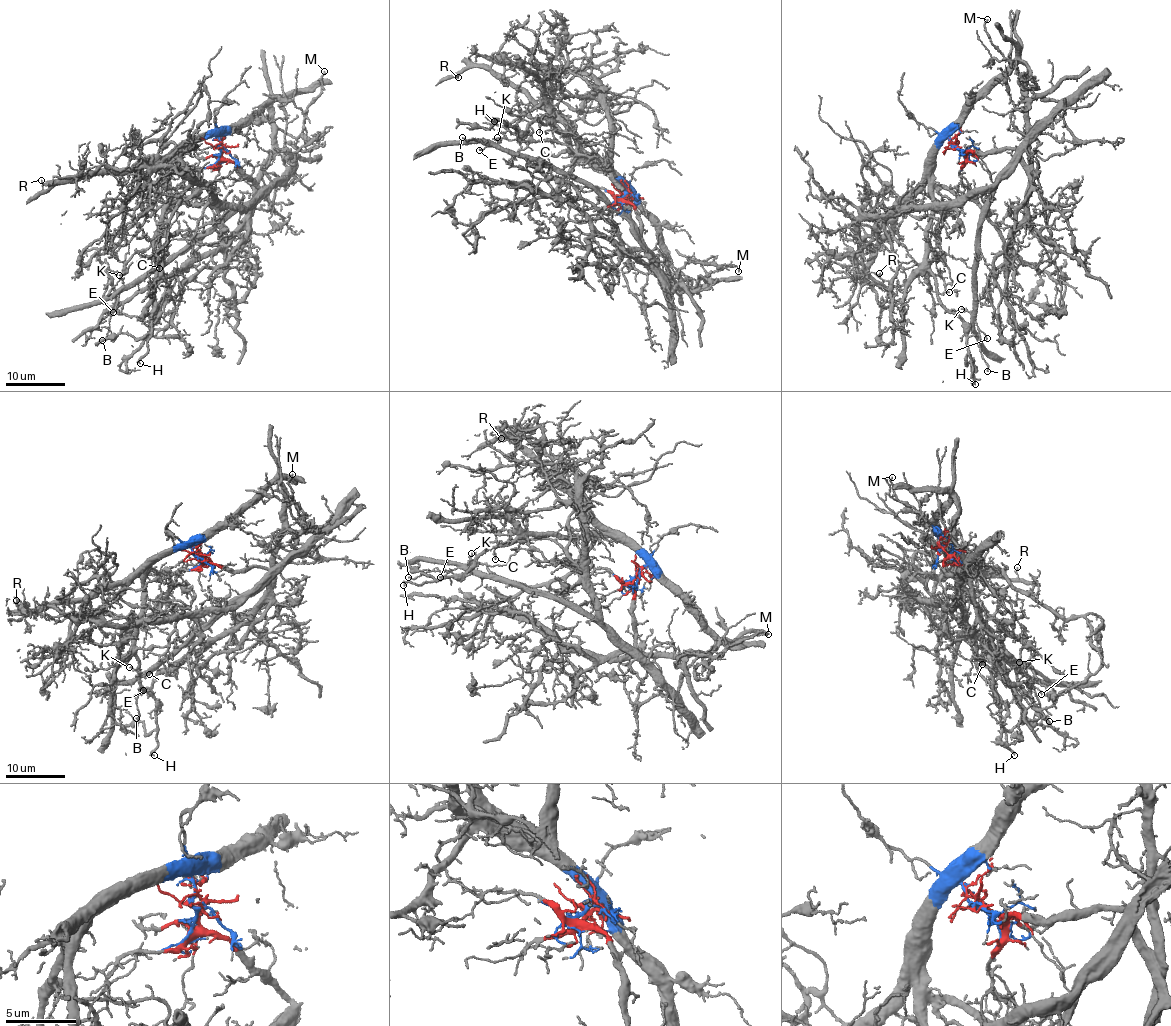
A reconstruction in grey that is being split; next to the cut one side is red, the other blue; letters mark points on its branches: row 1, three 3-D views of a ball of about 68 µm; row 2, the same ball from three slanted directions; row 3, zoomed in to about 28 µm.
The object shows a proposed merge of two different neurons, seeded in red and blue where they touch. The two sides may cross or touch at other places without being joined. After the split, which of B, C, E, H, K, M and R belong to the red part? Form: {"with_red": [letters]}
{"with_red": ["B", "E", "K"]}

